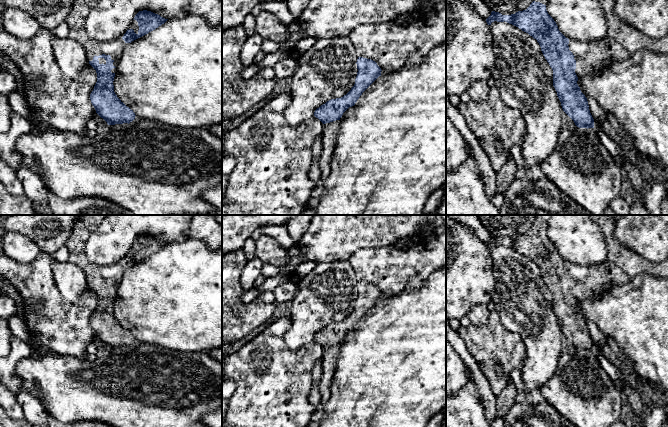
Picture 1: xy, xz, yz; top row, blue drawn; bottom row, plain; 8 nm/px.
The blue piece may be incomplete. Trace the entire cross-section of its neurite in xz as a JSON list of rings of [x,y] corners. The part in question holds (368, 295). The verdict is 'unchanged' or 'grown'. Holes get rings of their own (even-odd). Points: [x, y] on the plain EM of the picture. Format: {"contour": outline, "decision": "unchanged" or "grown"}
{"contour": [[[358,281],[357,300],[351,314],[341,322],[331,323],[321,329],[314,336],[314,340],[323,348],[322,377],[319,384],[321,395],[320,405],[324,405],[330,398],[330,384],[336,370],[336,362],[343,337],[355,329],[362,317],[381,300],[381,292],[371,283]]], "decision": "grown"}

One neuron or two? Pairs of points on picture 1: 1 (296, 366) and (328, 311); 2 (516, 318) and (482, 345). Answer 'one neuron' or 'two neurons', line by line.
1: two neurons
2: two neurons

